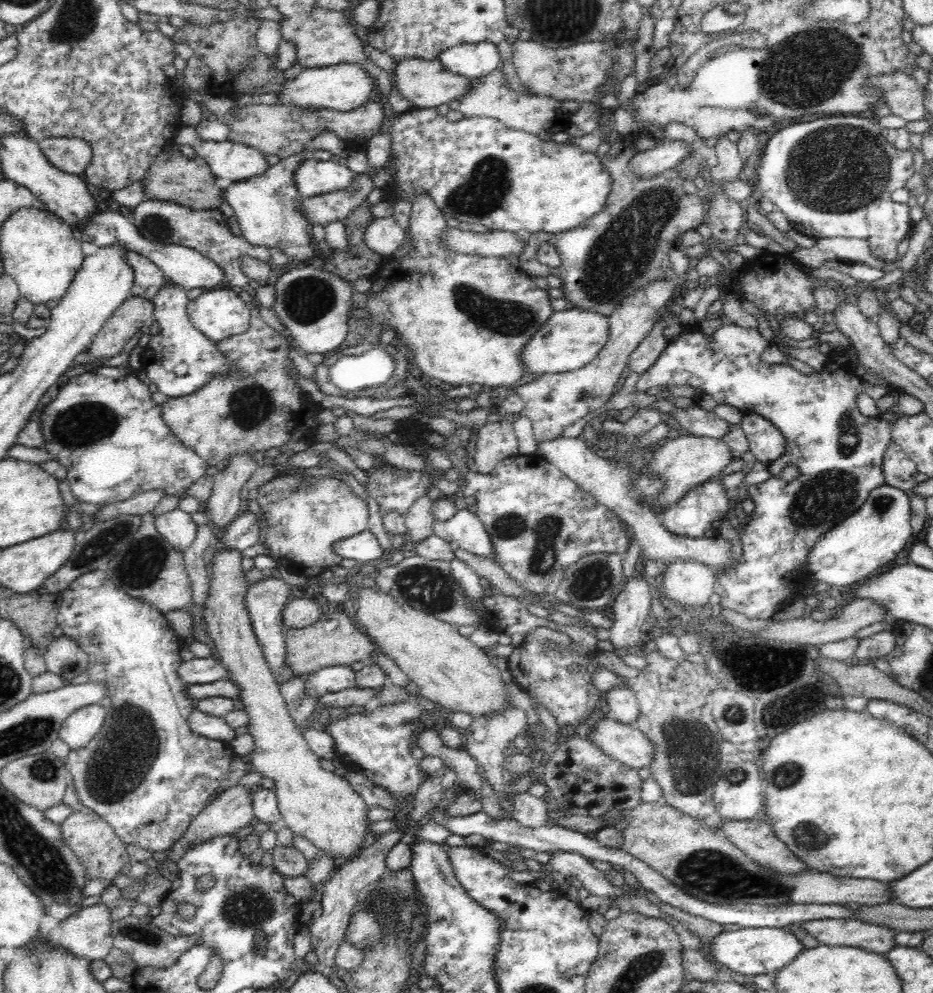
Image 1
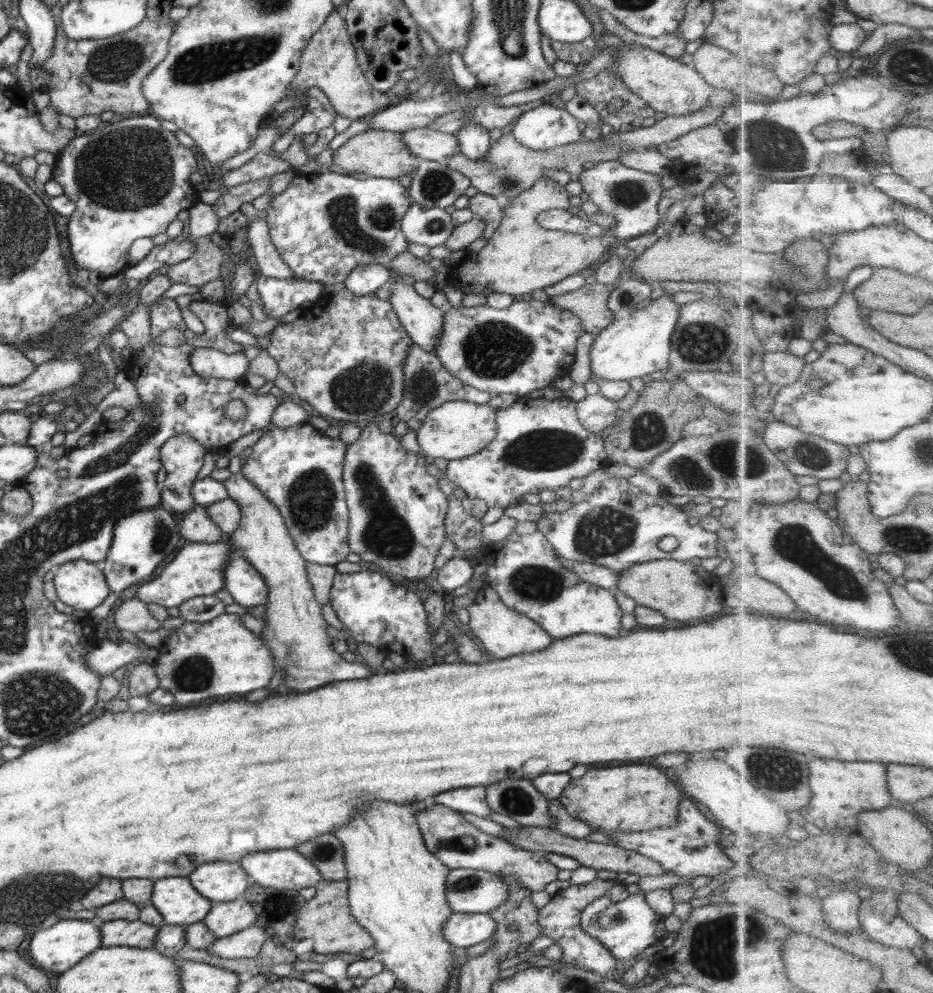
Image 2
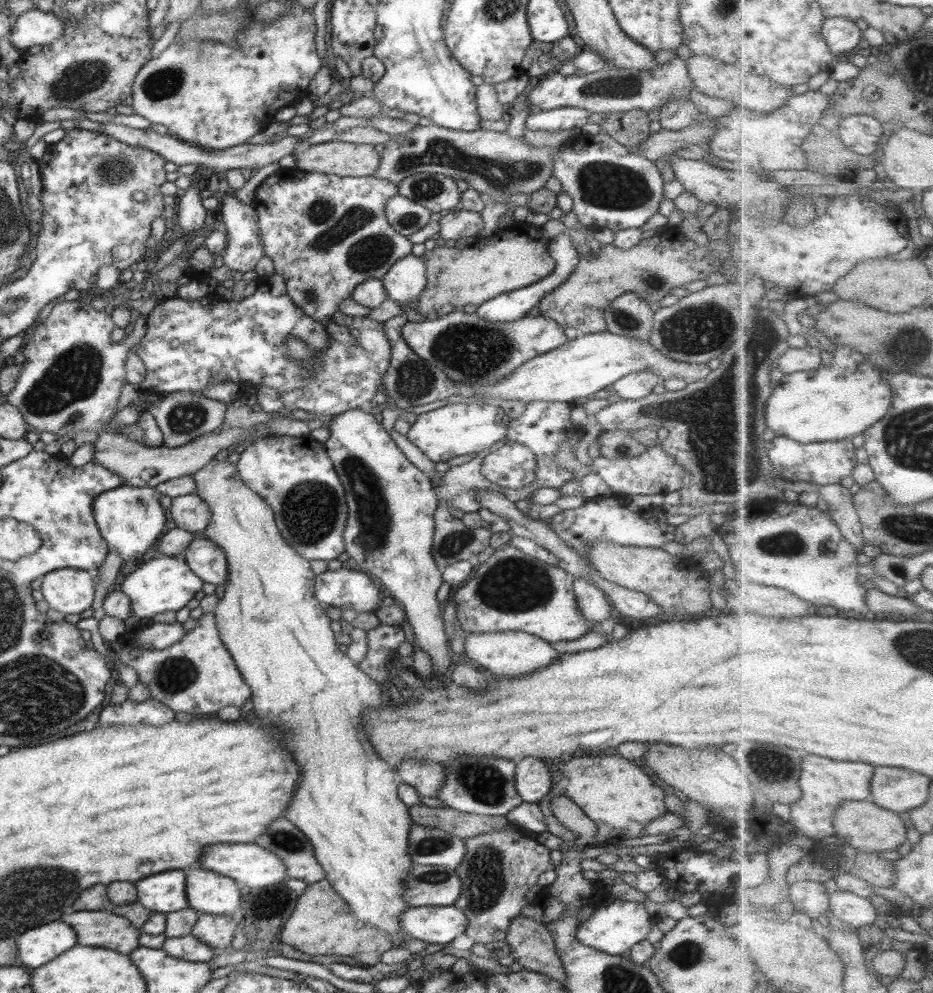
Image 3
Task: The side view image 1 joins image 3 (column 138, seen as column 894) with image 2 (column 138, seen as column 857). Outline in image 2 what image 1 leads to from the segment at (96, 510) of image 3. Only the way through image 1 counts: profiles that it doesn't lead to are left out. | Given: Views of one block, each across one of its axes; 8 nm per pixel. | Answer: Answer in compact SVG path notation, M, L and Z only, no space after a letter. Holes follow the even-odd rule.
M160 502L160 506L154 506L154 509L138 510L115 523L107 558L96 563L111 592L120 593L132 585L148 582L147 578L154 576L154 570L174 554L181 534L170 511Z

